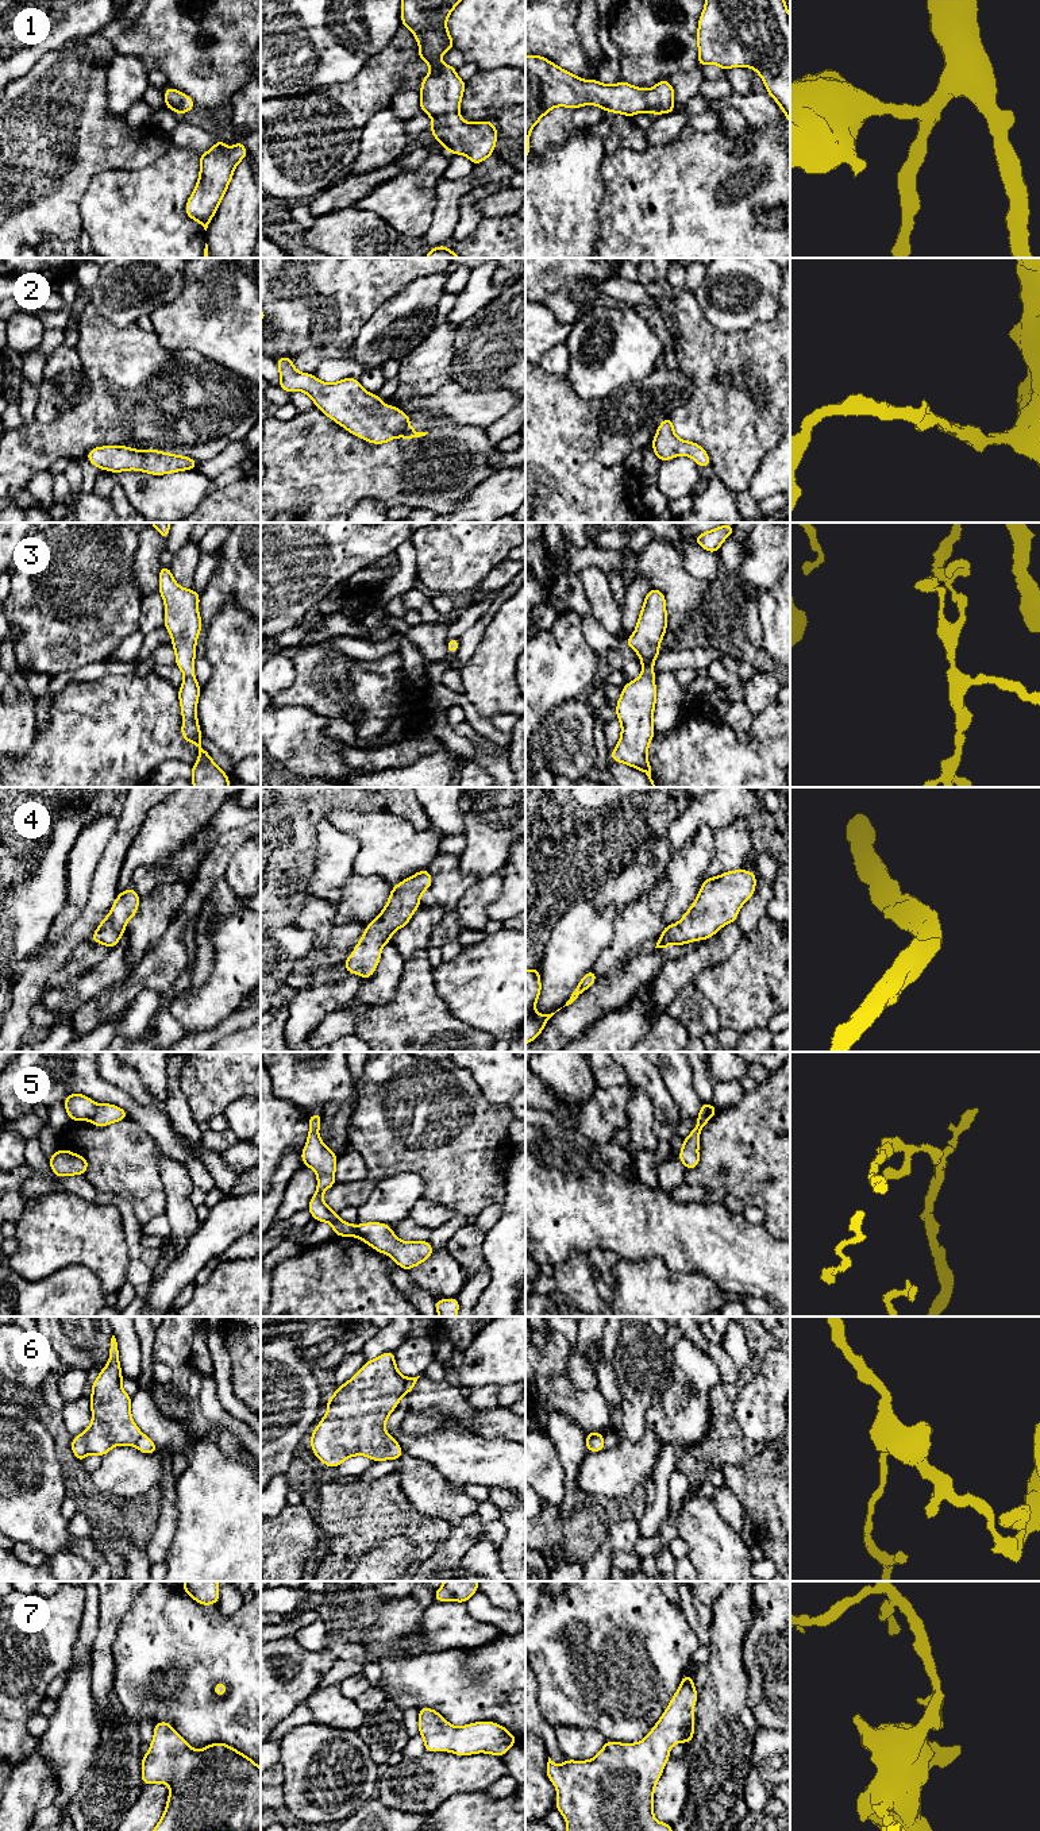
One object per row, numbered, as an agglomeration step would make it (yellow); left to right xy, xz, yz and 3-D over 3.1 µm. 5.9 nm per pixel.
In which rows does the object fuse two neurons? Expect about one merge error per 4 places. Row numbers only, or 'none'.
5, 6

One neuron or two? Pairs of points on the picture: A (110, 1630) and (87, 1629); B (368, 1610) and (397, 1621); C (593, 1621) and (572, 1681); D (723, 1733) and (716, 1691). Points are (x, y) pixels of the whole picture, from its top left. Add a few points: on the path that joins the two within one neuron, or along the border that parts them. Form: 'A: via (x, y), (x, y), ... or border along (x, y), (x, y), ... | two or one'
A: border along (100, 1598), (99, 1630), (92, 1645), (91, 1660) | two
B: border along (385, 1598), (380, 1616), (362, 1631), (362, 1641) | two
C: via (593, 1635), (592, 1661), (586, 1666) | one
D: via (723, 1722), (721, 1702) | one

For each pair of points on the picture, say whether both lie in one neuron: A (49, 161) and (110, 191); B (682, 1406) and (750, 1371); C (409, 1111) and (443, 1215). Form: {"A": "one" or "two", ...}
{"A": "two", "B": "two", "C": "two"}

